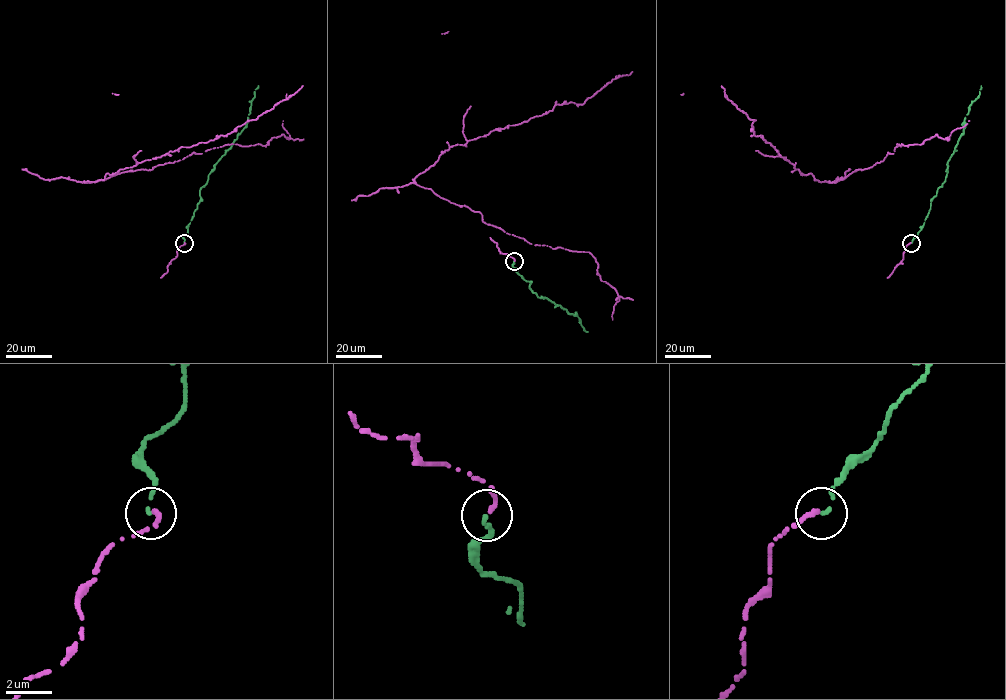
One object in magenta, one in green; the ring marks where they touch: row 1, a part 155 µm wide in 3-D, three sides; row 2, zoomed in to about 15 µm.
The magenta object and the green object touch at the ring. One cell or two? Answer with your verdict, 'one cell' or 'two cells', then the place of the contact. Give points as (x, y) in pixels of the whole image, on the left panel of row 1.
one cell; at (184, 243)

